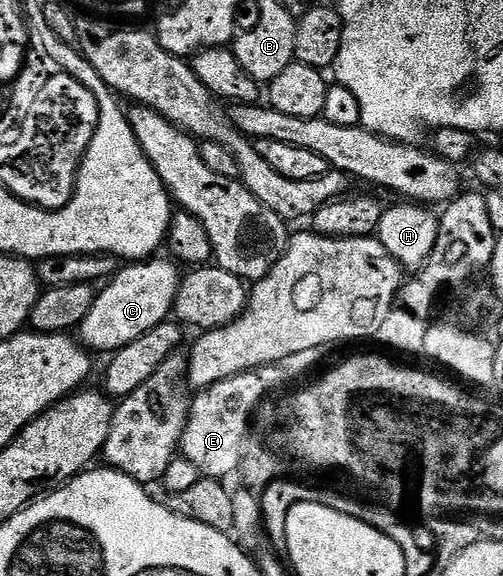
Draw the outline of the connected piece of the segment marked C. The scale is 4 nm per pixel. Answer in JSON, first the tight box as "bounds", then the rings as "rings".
{"bounds":[76,258,180,354],"rings":[[[147,258],[141,262],[130,262],[119,267],[105,285],[107,288],[103,292],[101,289],[95,295],[92,310],[88,310],[88,318],[84,318],[84,322],[76,329],[77,339],[83,348],[94,354],[97,352],[113,354],[128,346],[128,342],[136,342],[140,334],[148,334],[148,330],[171,319],[180,268],[169,258],[158,259]]]}

